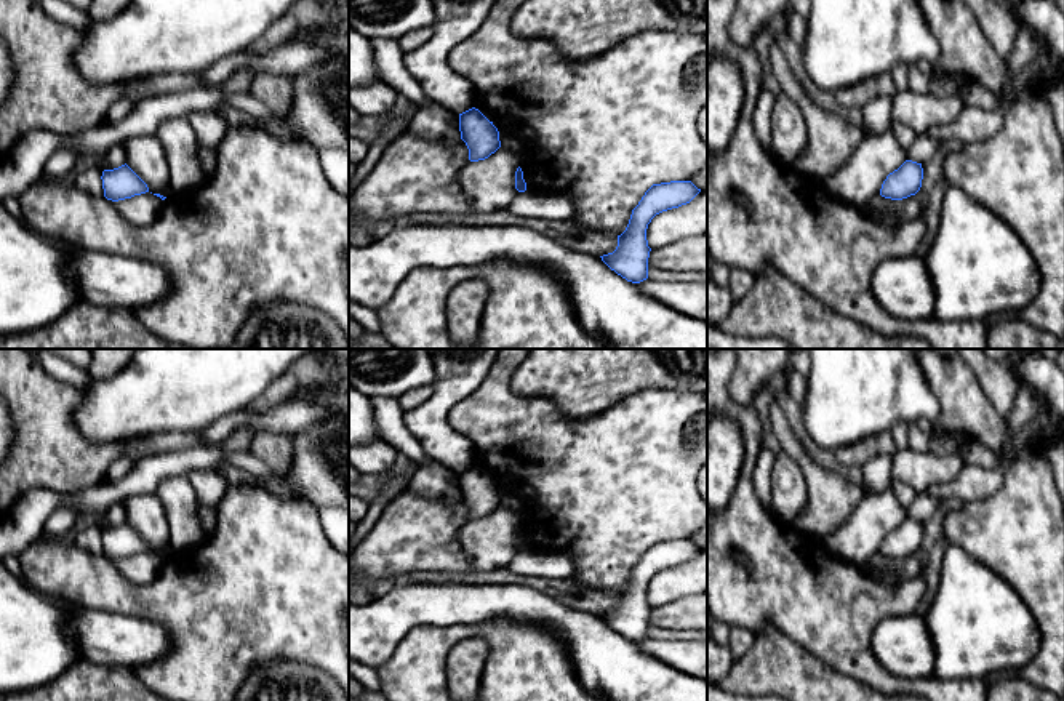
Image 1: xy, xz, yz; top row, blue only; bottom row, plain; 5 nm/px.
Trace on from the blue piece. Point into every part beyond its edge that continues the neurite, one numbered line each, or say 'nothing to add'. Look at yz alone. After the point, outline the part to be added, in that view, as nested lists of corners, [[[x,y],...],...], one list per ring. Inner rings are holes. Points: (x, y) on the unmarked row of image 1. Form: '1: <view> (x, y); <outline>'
nothing to add

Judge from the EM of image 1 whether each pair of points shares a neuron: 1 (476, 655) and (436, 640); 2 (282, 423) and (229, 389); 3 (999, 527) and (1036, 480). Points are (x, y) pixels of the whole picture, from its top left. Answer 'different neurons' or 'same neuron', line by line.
1: different neurons
2: different neurons
3: same neuron

